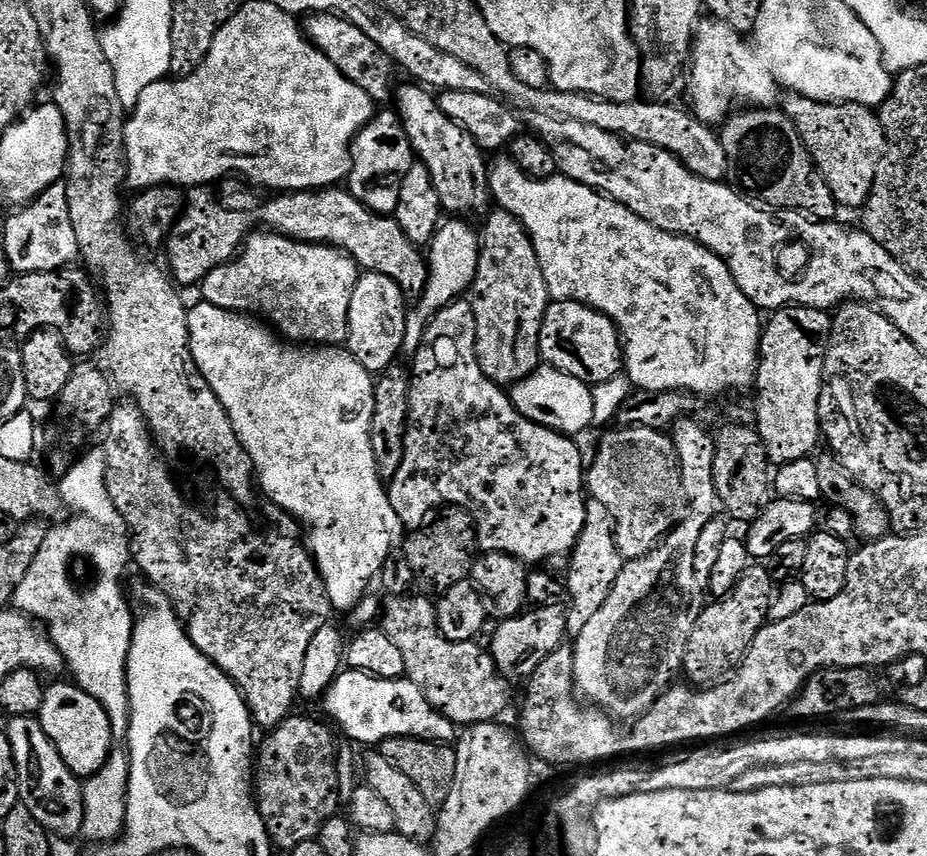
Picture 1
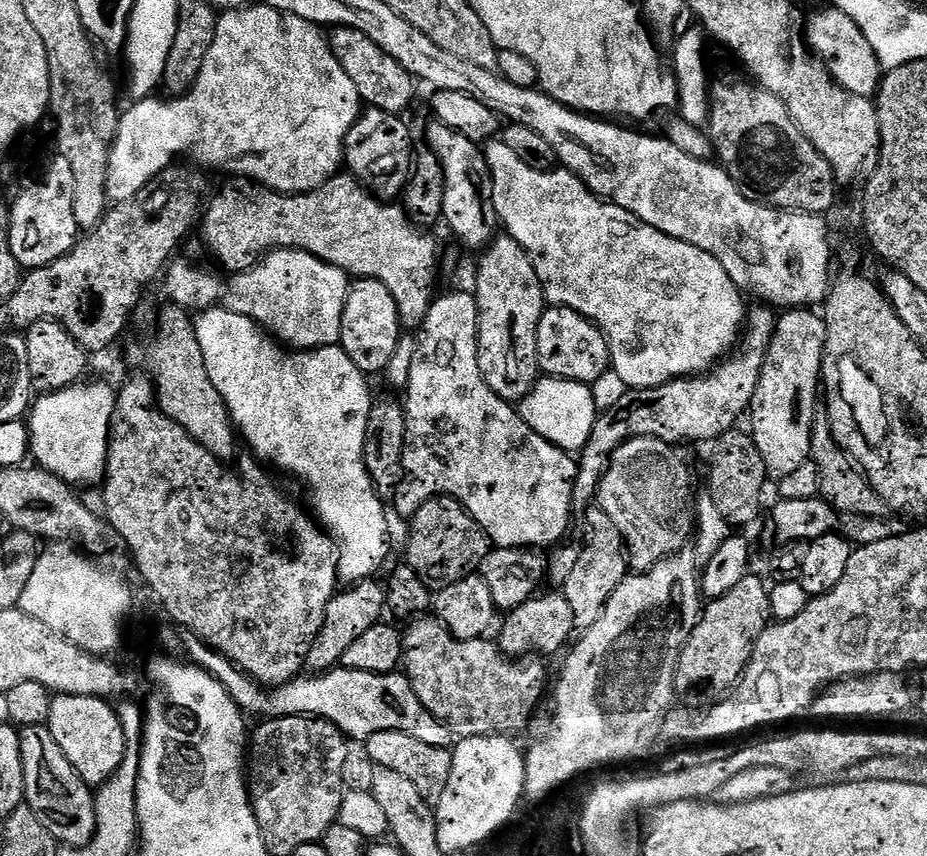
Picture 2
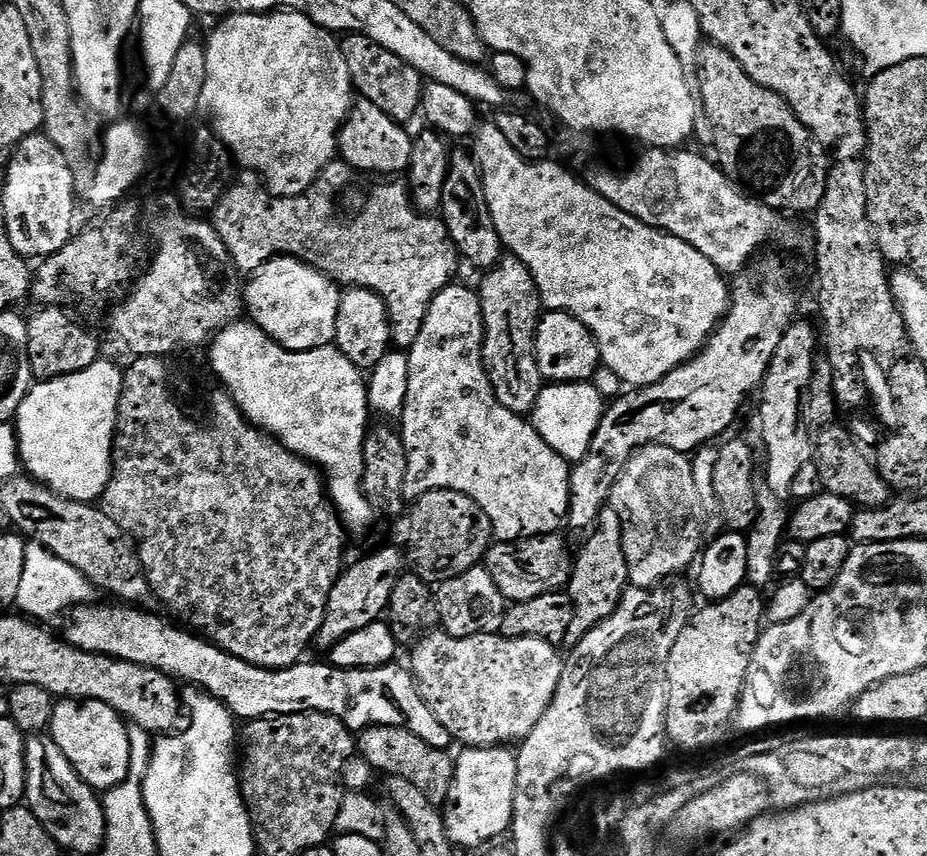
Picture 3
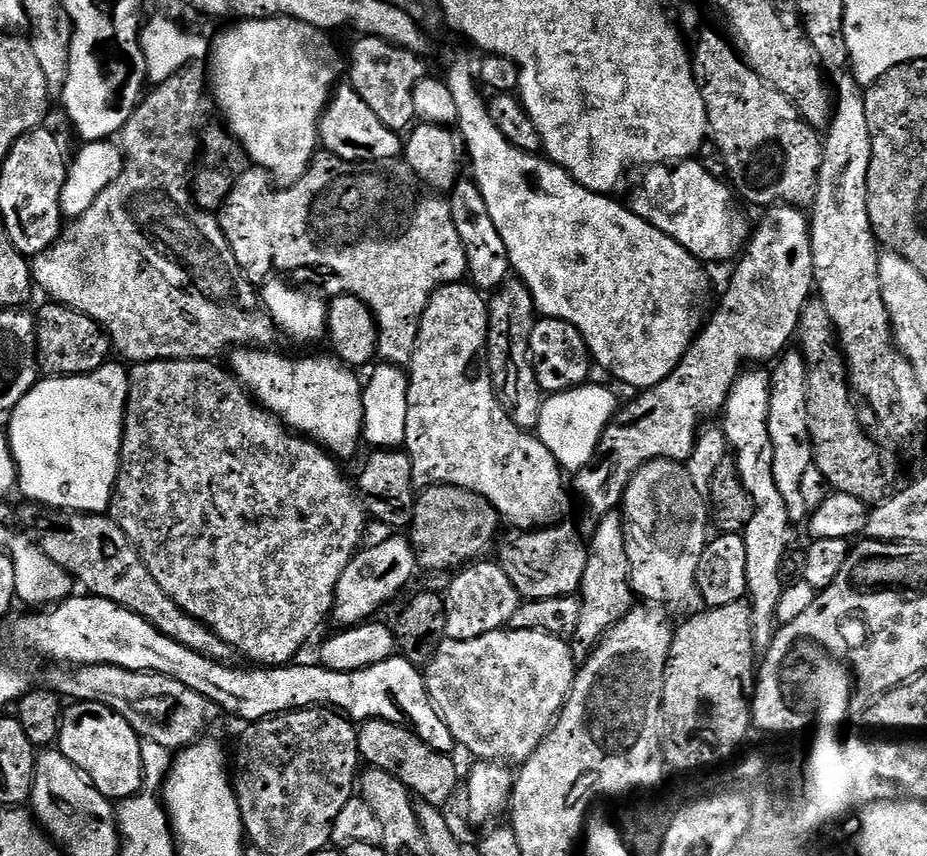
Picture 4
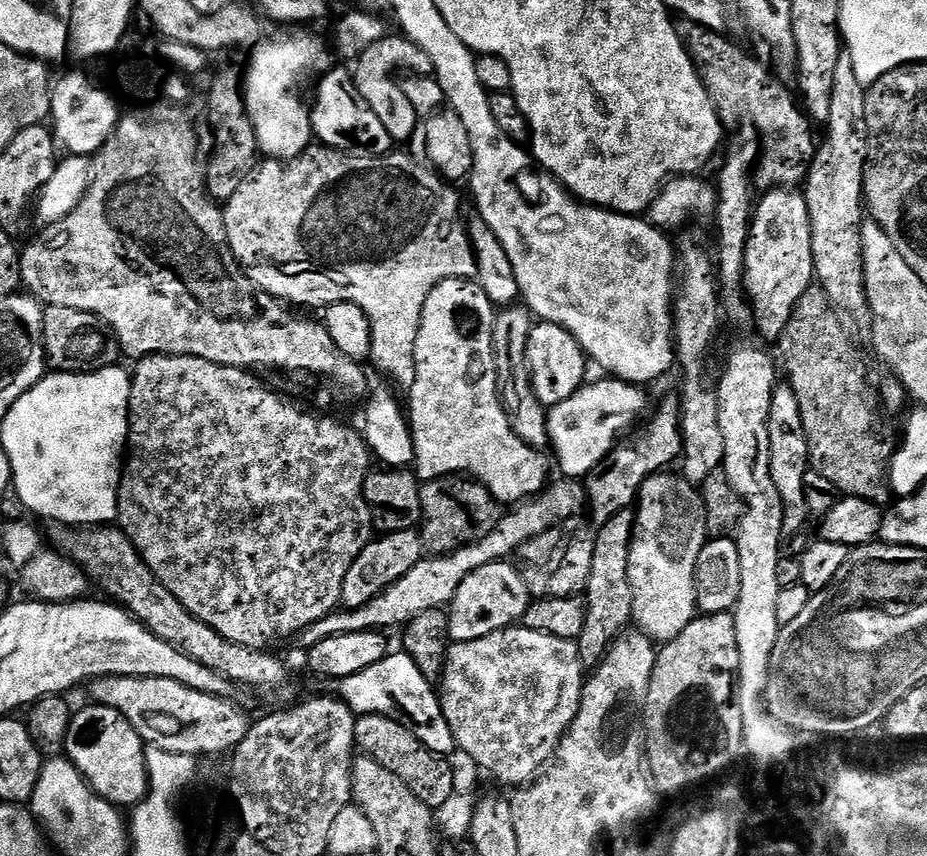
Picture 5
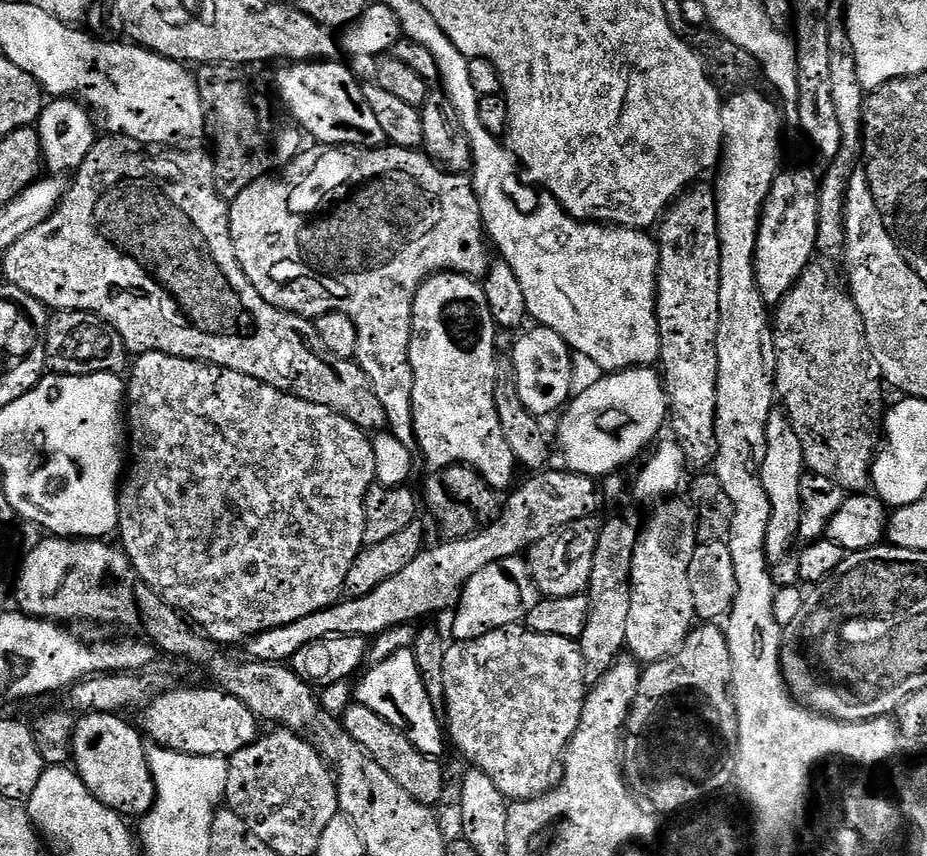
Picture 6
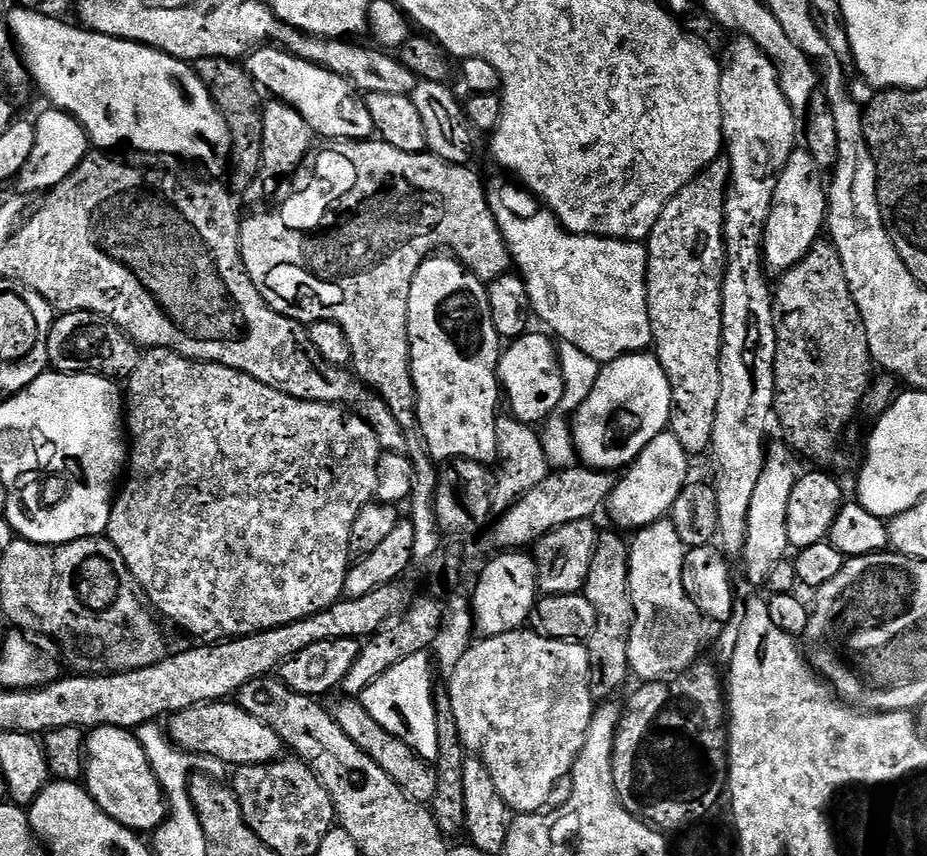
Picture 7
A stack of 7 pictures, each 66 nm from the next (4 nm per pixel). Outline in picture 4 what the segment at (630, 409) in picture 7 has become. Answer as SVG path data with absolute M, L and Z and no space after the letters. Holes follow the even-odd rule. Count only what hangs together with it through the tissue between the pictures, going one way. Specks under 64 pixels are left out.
M585 382L578 388L570 388L567 392L553 392L540 408L540 420L535 426L535 435L554 454L565 473L575 474L582 470L592 458L612 418L618 411L616 396L608 388L600 384Z

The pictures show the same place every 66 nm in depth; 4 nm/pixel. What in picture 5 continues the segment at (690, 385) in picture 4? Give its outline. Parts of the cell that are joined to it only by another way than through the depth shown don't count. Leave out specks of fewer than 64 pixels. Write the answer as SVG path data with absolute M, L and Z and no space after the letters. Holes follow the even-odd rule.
M771 189L753 211L751 230L748 235L746 258L744 259L744 293L752 307L753 323L759 332L772 342L779 341L789 324L797 300L813 285L813 238L810 214L805 195L797 189ZM677 395L666 397L649 415L646 426L639 425L631 435L617 443L610 455L584 478L585 497L591 521L595 525L605 524L620 512L627 511L636 501L645 478L663 471L683 453L680 430L680 400Z

